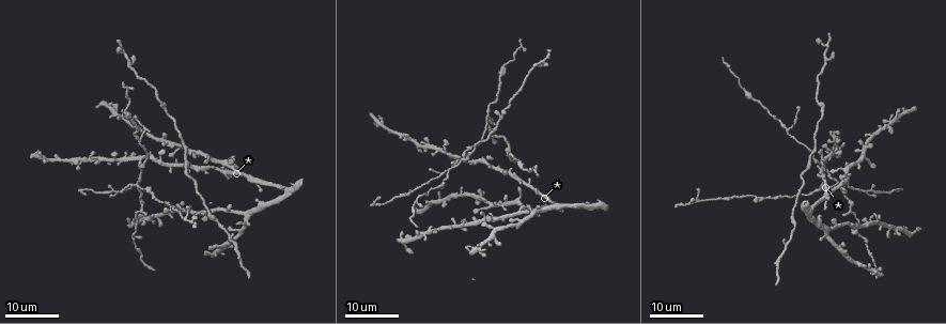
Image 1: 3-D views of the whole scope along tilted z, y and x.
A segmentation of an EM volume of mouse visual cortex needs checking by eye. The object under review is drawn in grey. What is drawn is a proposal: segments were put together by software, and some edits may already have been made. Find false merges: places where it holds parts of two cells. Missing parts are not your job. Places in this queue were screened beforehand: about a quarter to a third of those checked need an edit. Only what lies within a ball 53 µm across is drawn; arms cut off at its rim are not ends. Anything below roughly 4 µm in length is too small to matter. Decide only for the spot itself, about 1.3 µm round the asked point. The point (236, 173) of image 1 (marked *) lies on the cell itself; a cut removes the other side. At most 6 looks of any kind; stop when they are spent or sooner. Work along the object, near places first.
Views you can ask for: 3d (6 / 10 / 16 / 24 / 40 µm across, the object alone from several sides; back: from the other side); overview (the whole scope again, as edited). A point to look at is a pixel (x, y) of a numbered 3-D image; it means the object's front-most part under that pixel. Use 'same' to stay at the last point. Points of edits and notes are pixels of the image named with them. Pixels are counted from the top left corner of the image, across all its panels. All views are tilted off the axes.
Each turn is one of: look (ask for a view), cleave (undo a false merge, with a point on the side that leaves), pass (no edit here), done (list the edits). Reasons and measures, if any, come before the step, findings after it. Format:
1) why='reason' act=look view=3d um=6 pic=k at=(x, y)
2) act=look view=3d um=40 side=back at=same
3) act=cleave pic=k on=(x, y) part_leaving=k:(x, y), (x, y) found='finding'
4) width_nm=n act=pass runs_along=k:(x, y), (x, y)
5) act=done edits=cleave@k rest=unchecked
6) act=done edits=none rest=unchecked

why='side arm on a straight run' act=look view=3d um=16 pic=1 at=(486, 115)

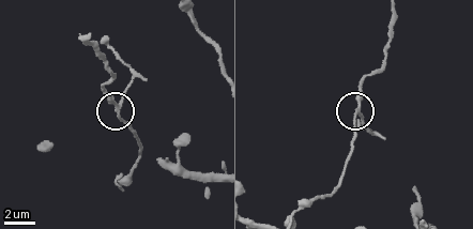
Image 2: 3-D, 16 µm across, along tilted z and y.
act=look view=3d um=6 pic=2 at=(116, 104)

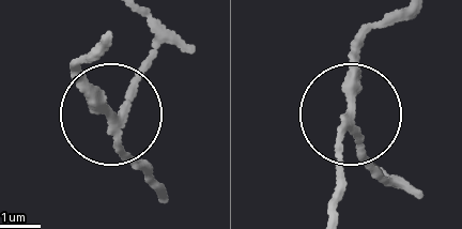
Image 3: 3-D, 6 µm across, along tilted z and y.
side_arm_um=6 act=cleave pic=3 on=(139, 79) part_leaving=3:(122, 121), (152, 45), (144, 13) found='a second cell is stuck on'

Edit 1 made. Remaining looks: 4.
why='four-way junction' act=look view=3d um=16 pic=1 at=(448, 168)

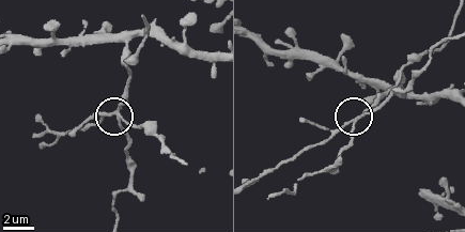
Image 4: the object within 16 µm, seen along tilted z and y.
act=look view=3d um=6 pic=4 at=(120, 117)

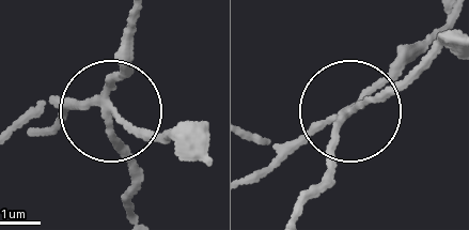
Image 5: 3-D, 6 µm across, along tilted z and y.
width_nm=170 act=cleave pic=5 on=(142, 129) part_leaving=5:(103, 100), (130, 125), (197, 144) found='two cells meet here'

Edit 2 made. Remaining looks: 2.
why='branch point' act=look view=3d um=24 pic=1 at=(462, 153)

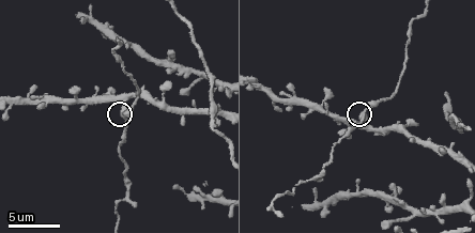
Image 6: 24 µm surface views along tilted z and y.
act=look view=3d um=10 pic=6 at=(364, 112)

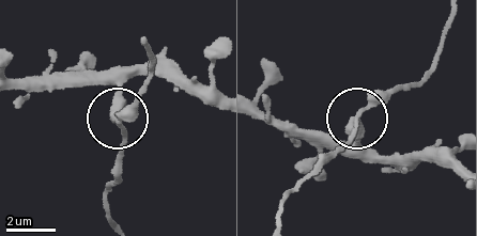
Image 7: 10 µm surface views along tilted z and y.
arms=3 act=pass found='continuous, no second cell'

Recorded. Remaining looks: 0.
act=done edits=cleave@3,cleave@5 rest=unchecked

